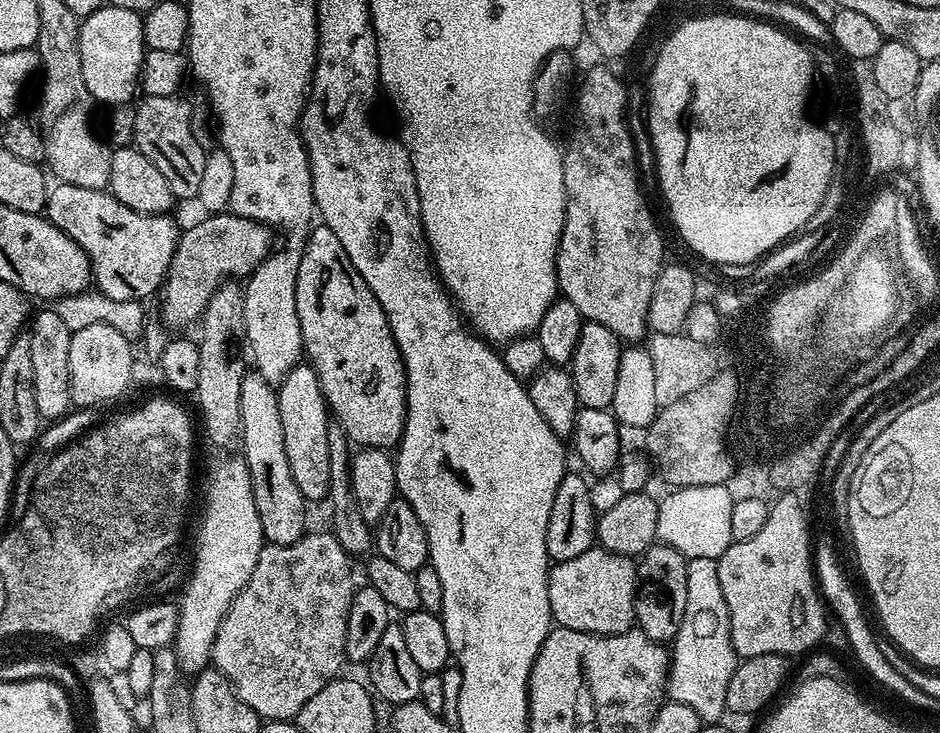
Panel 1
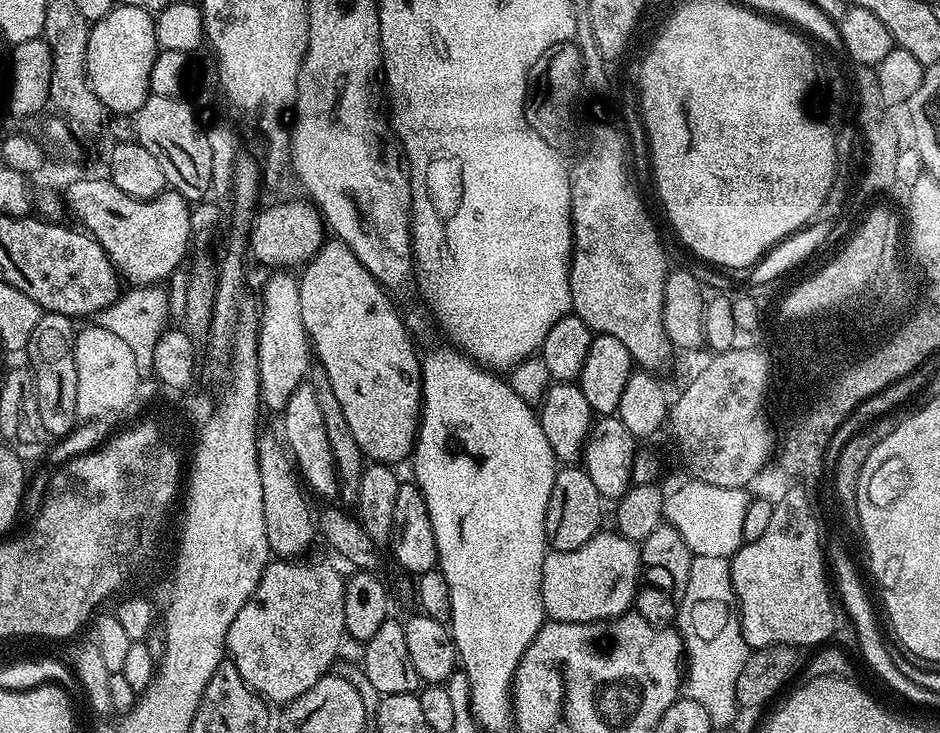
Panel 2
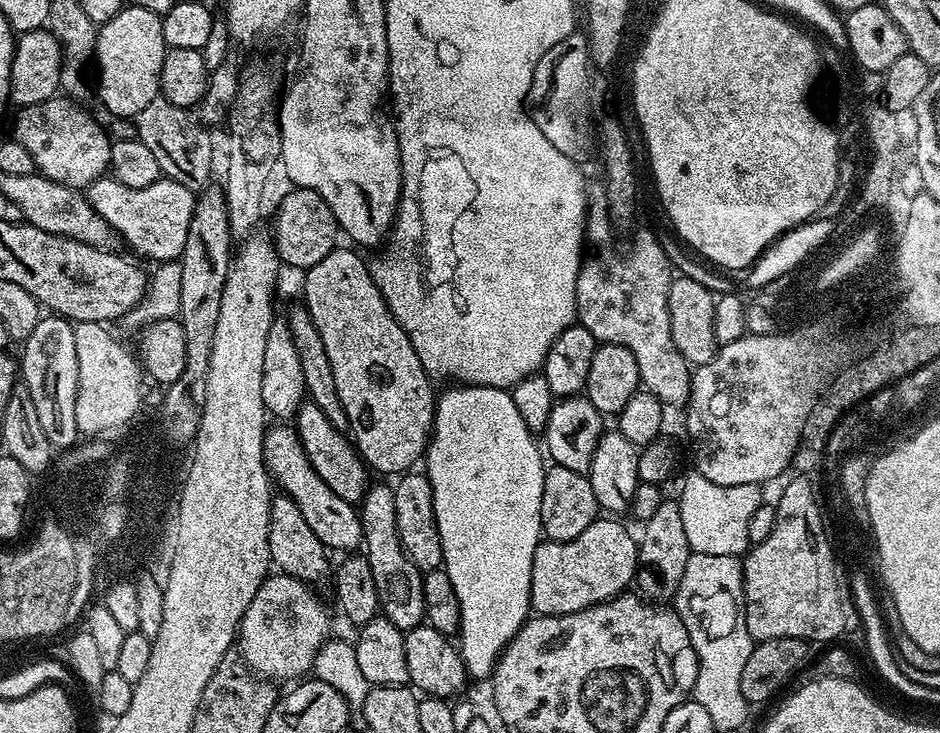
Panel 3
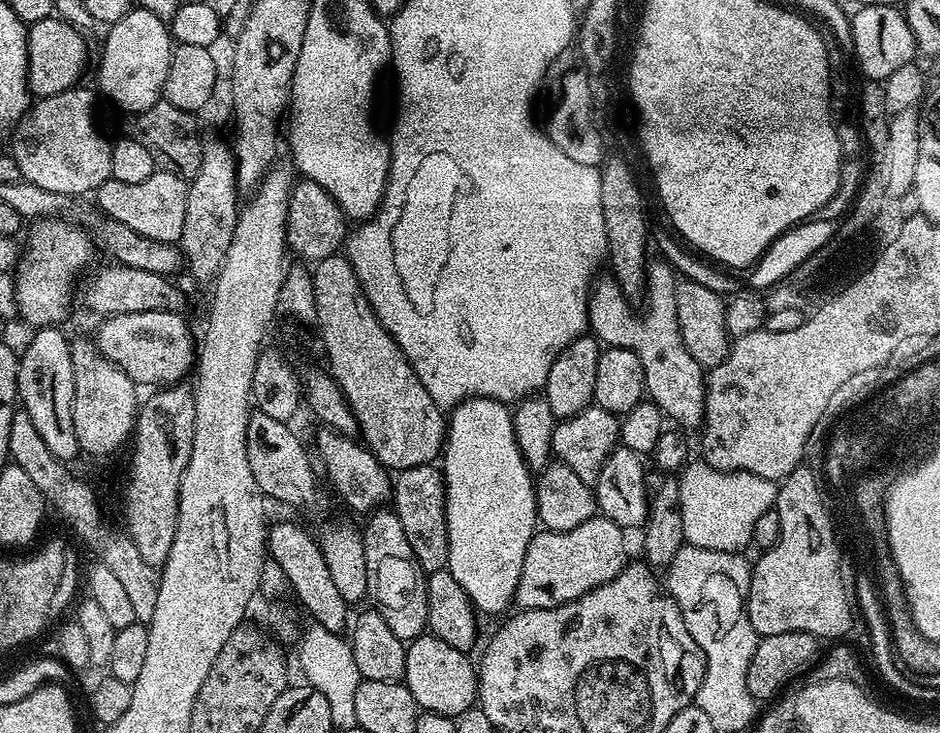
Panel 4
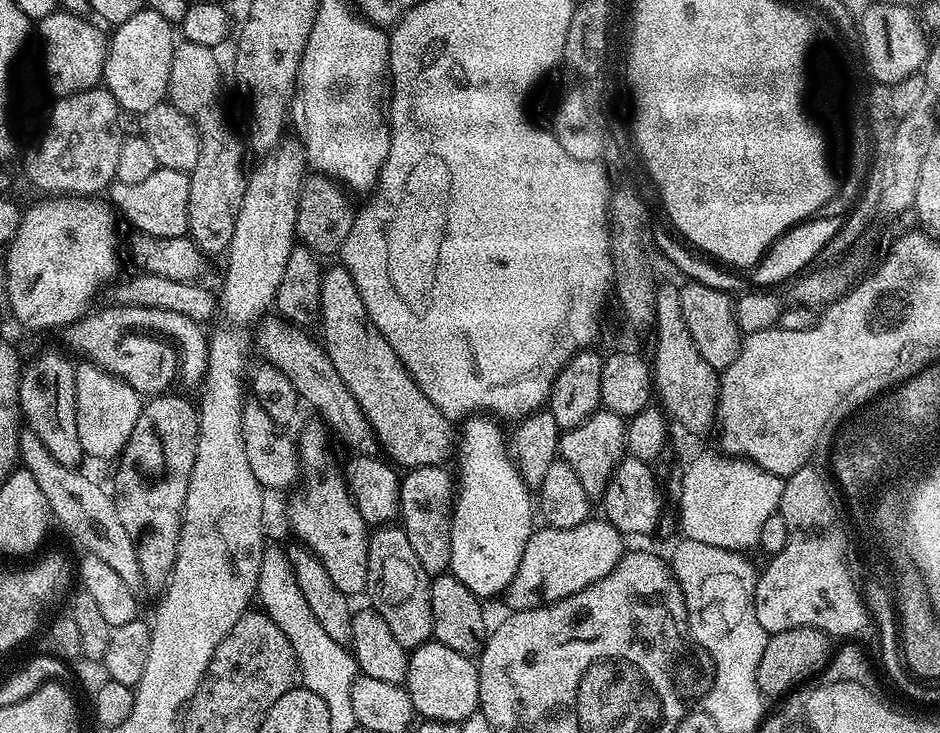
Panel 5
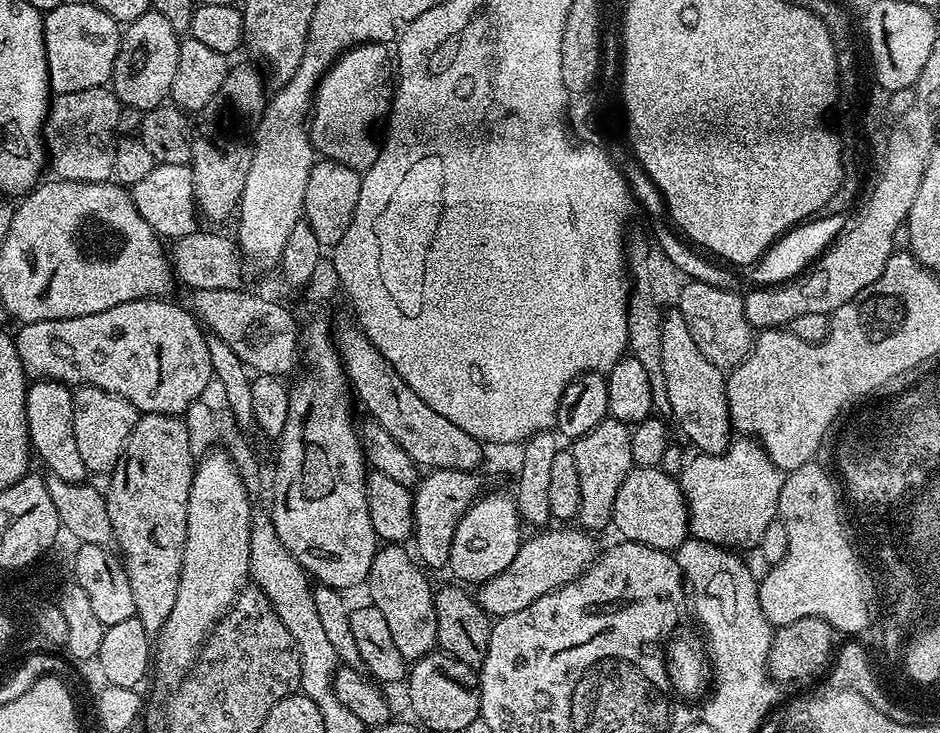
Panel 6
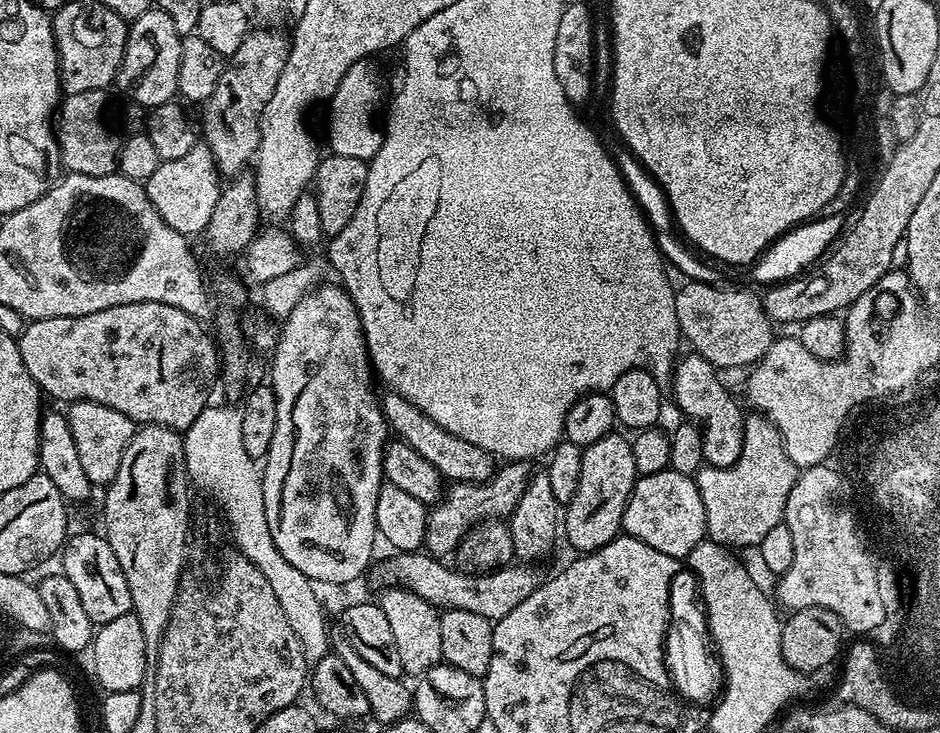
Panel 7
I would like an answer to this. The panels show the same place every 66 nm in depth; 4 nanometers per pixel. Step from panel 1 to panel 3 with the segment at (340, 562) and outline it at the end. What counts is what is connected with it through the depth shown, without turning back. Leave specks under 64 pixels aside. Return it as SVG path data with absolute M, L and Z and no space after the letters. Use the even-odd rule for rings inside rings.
M272 574L264 581L238 629L238 652L249 668L273 681L292 680L288 682L299 681L313 671L316 652L330 632L328 612L312 592L309 585L293 576Z

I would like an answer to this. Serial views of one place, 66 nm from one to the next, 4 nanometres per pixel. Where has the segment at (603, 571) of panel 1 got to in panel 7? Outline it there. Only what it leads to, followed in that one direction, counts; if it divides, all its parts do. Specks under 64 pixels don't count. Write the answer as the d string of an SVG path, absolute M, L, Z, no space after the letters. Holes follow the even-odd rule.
M427 551L401 552L392 554L389 560L377 563L376 580L385 589L409 588L418 598L426 598L437 608L454 608L456 610L471 610L474 614L482 614L482 618L498 621L506 618L510 610L515 610L519 604L542 583L542 576L535 572L528 562L512 562L502 568L493 568L491 572L469 572L459 567L447 568L443 559L429 556Z

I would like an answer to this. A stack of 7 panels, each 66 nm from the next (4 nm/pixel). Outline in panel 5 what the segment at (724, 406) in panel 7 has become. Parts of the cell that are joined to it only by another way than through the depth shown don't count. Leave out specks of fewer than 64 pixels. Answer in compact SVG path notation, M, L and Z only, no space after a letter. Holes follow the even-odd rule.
M661 287L657 291L657 318L656 318L656 327L654 333L654 343L656 342L656 364L654 360L654 392L658 397L659 403L662 405L663 411L667 413L673 421L676 420L685 428L688 432L708 432L713 431L714 425L718 420L718 401L720 399L720 376L718 375L717 369L710 366L710 362L706 362L706 358L702 358L702 354L698 354L698 346L694 346L694 338L690 338L690 330L686 326L686 322L682 318L682 302L680 301L679 291L674 287L664 288Z

